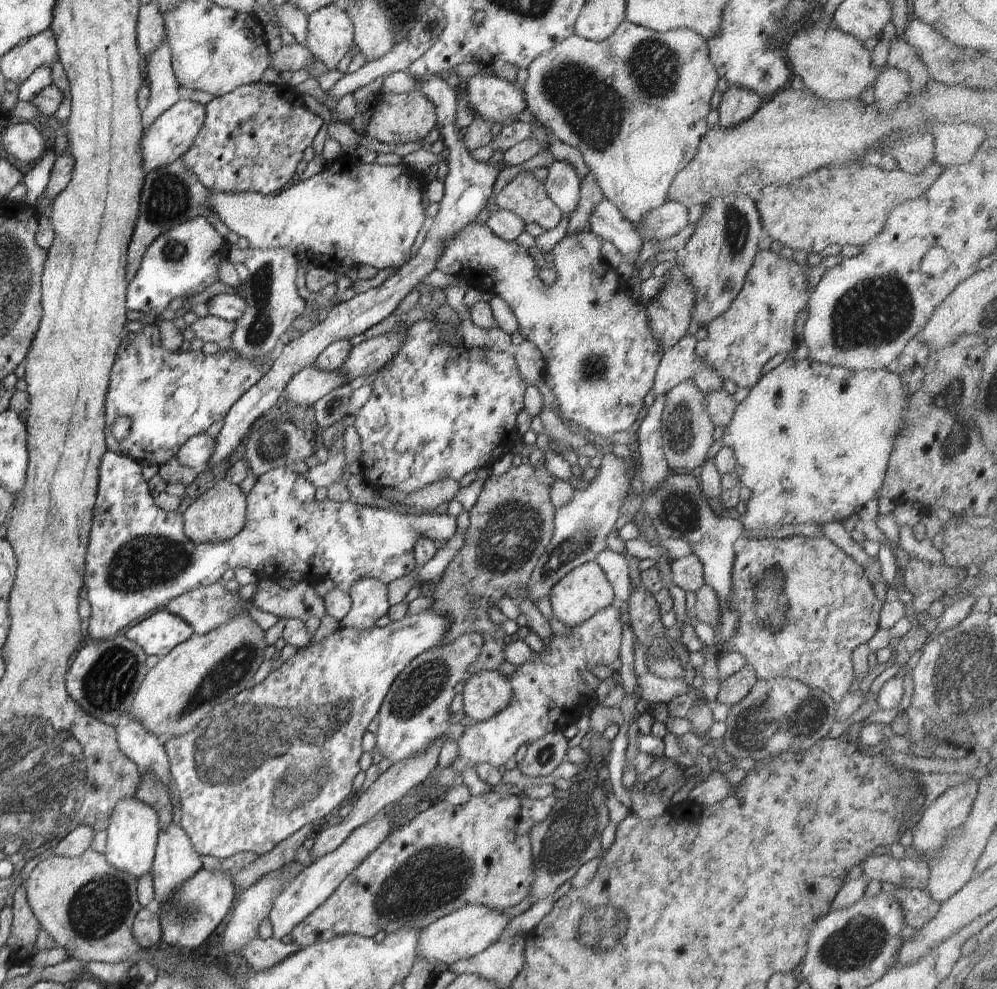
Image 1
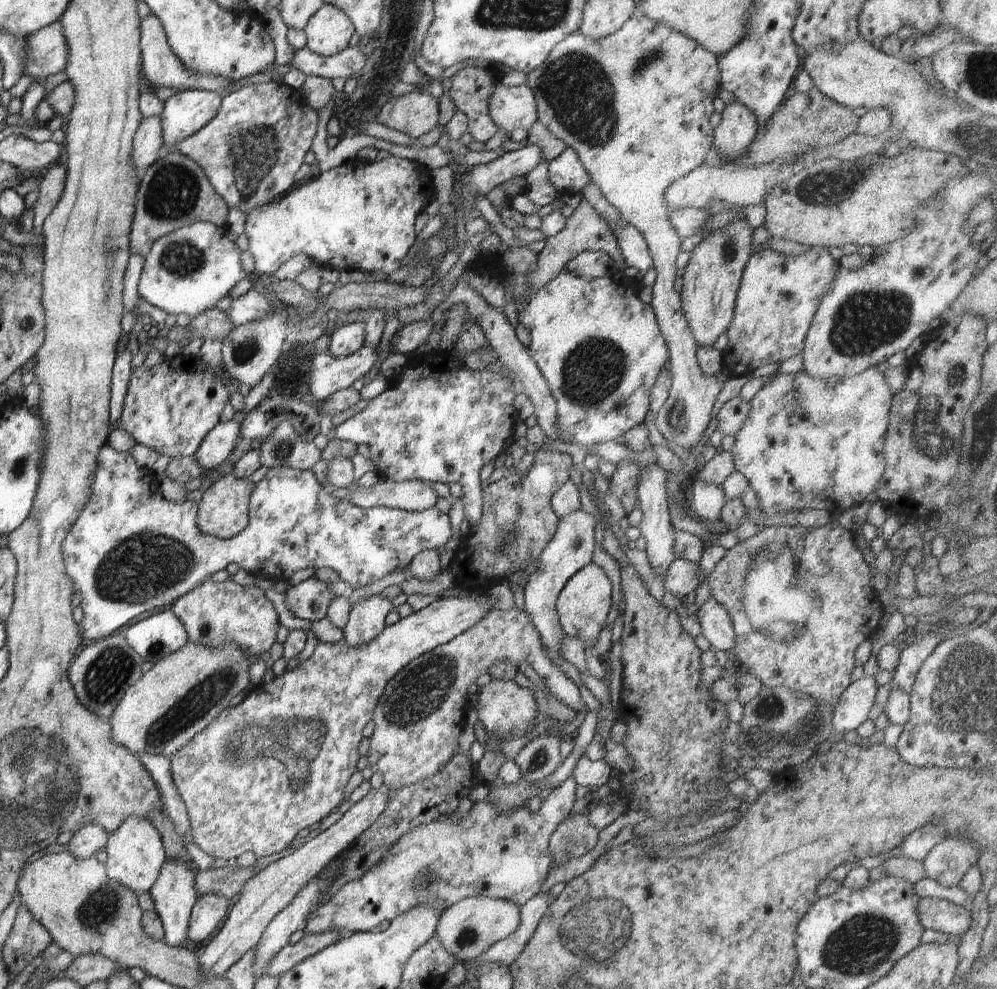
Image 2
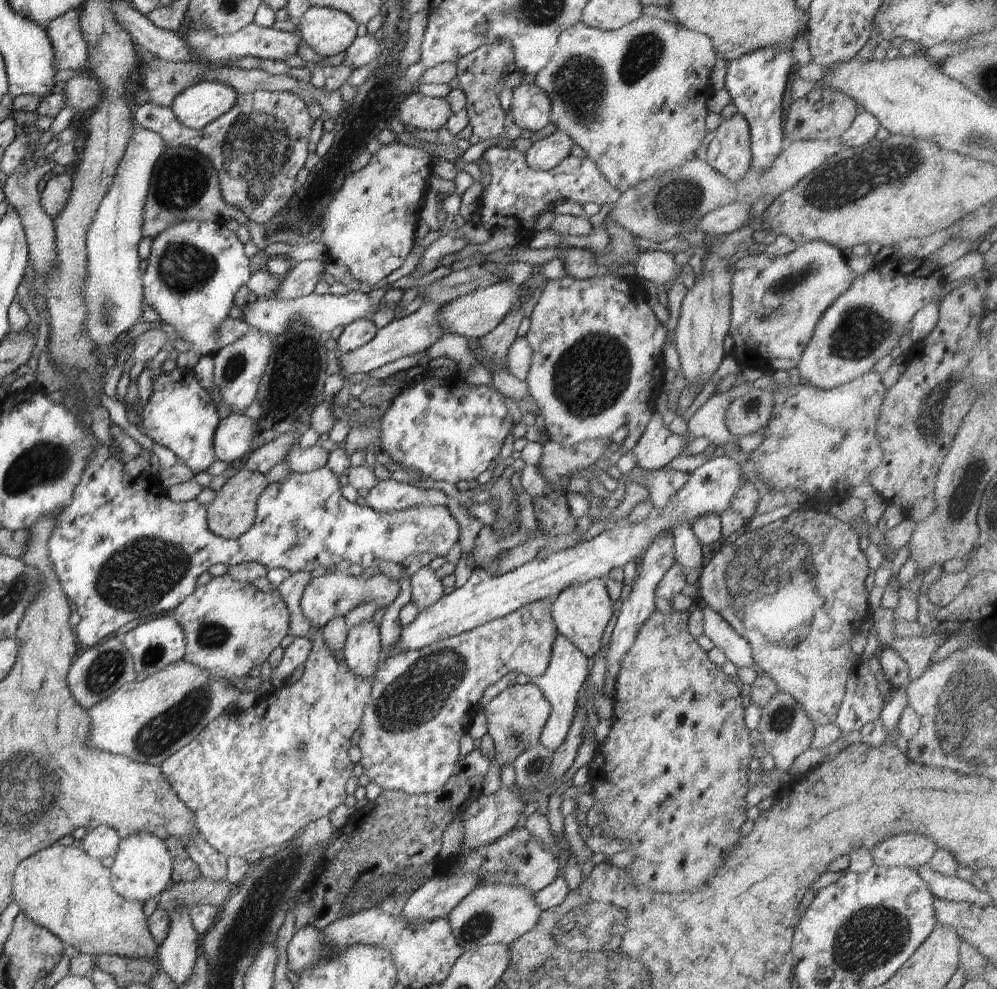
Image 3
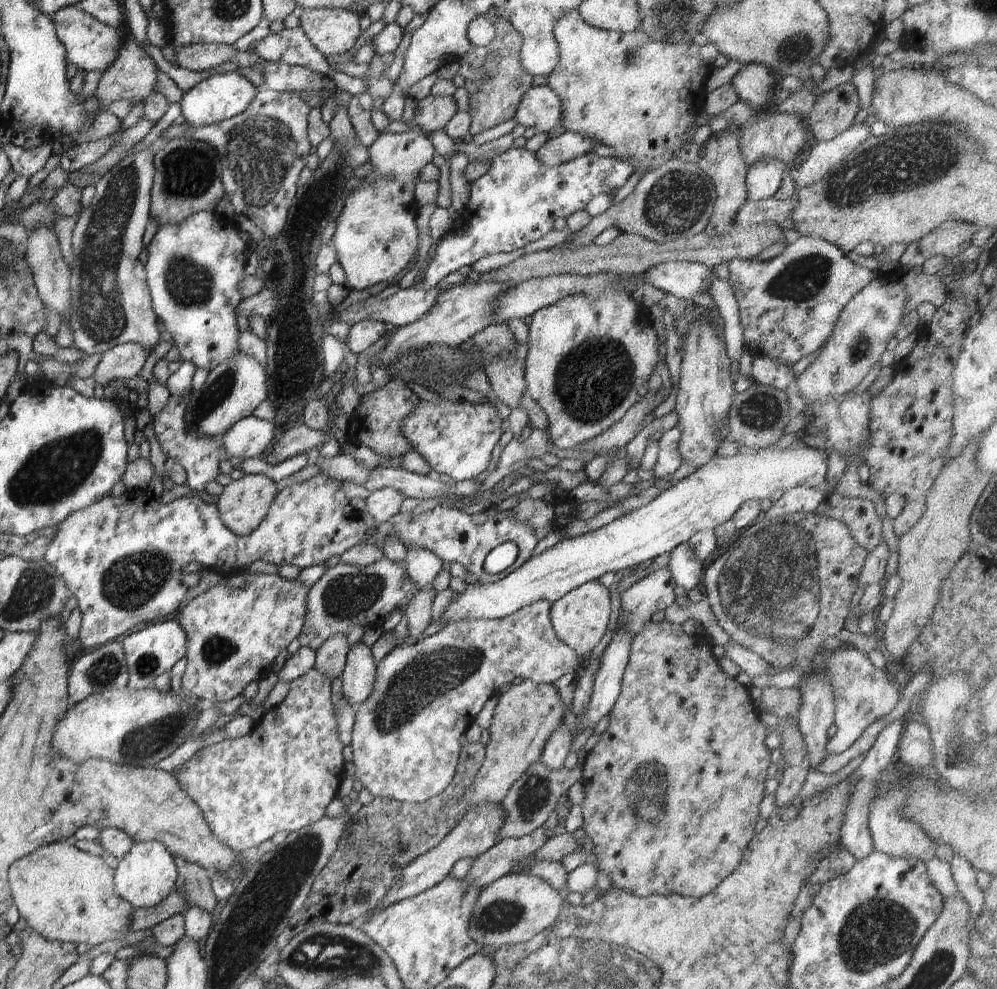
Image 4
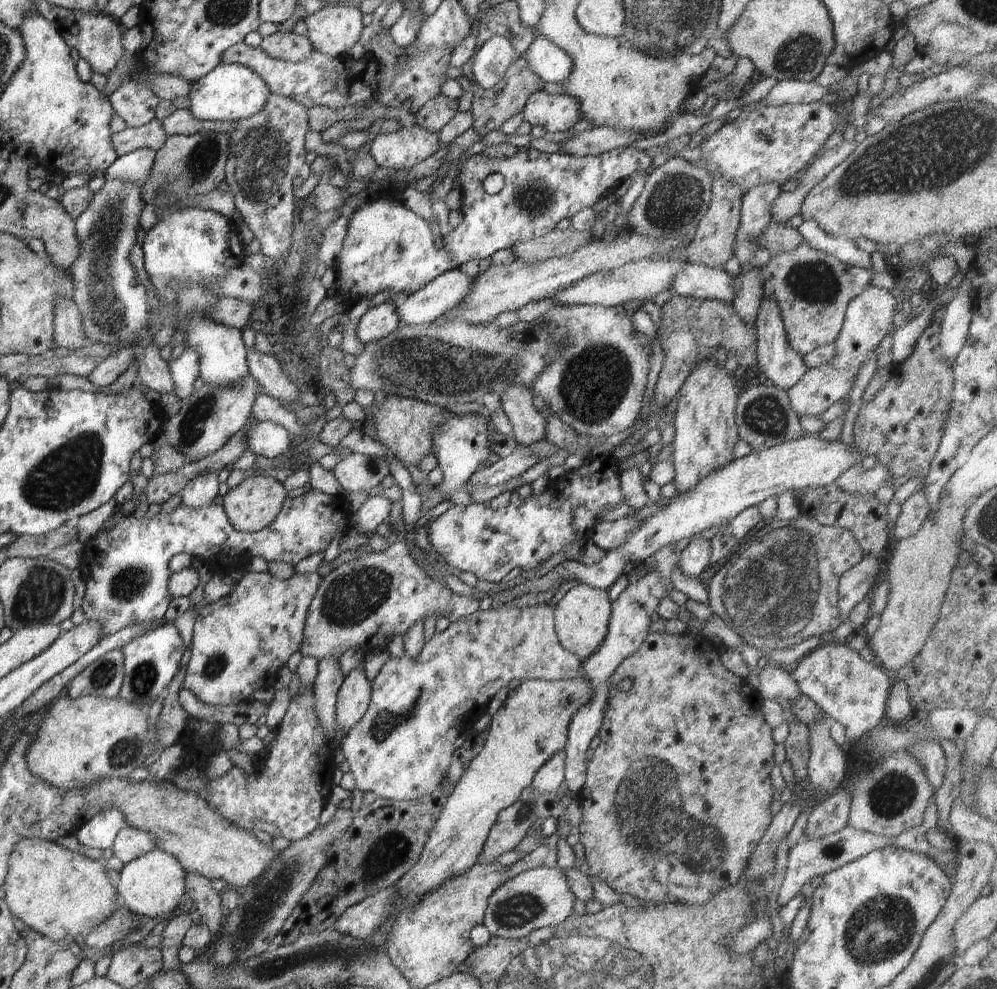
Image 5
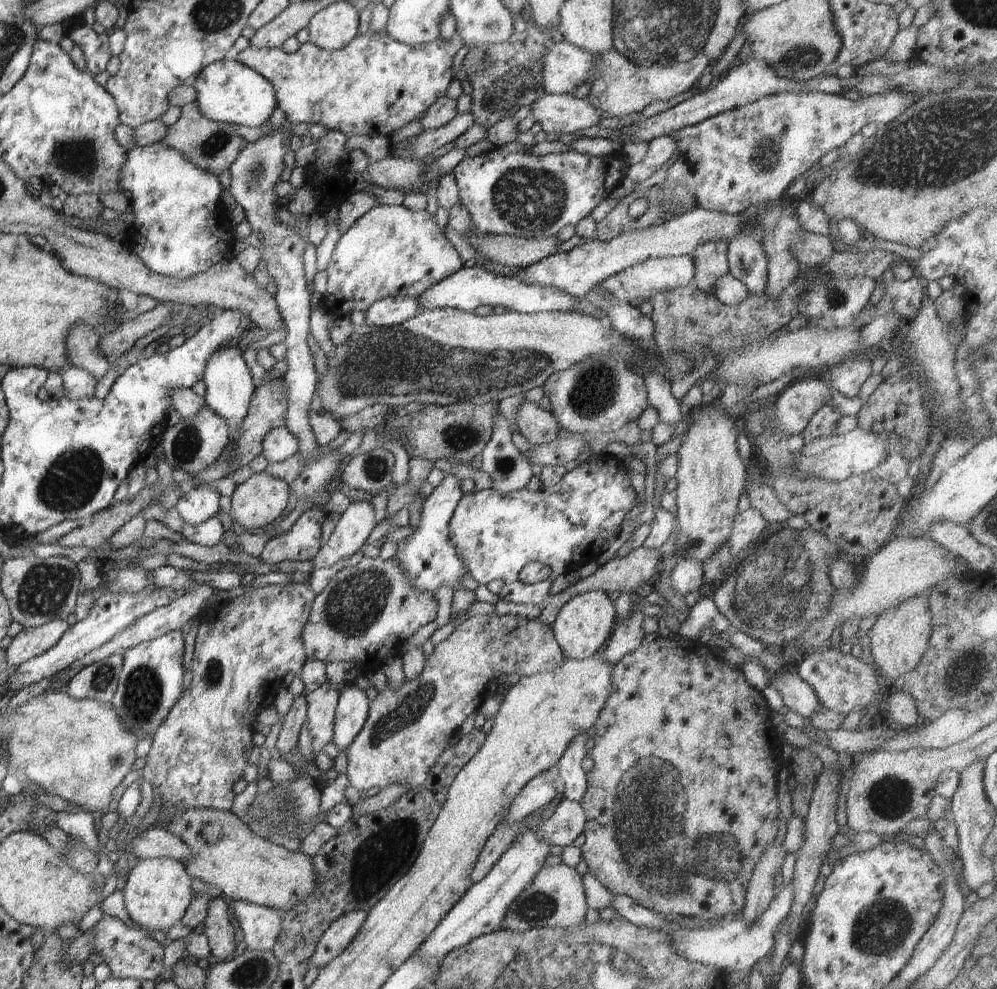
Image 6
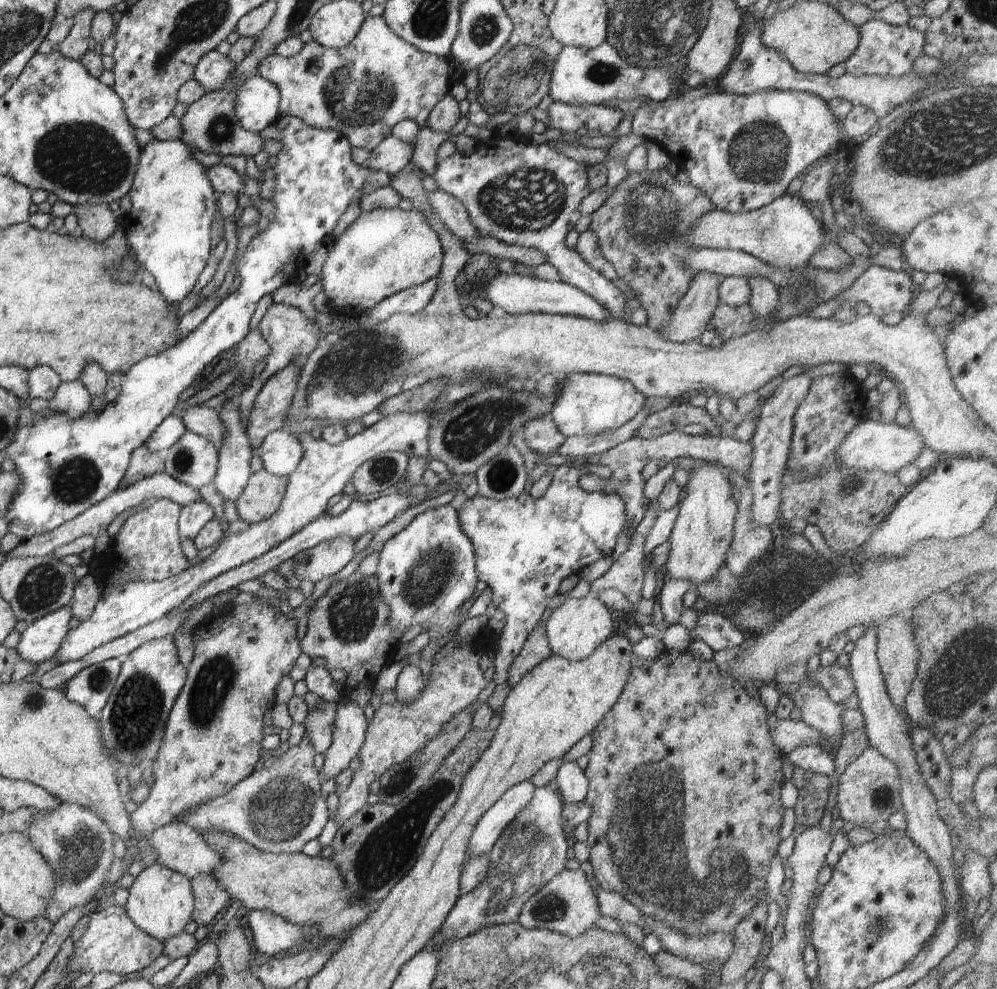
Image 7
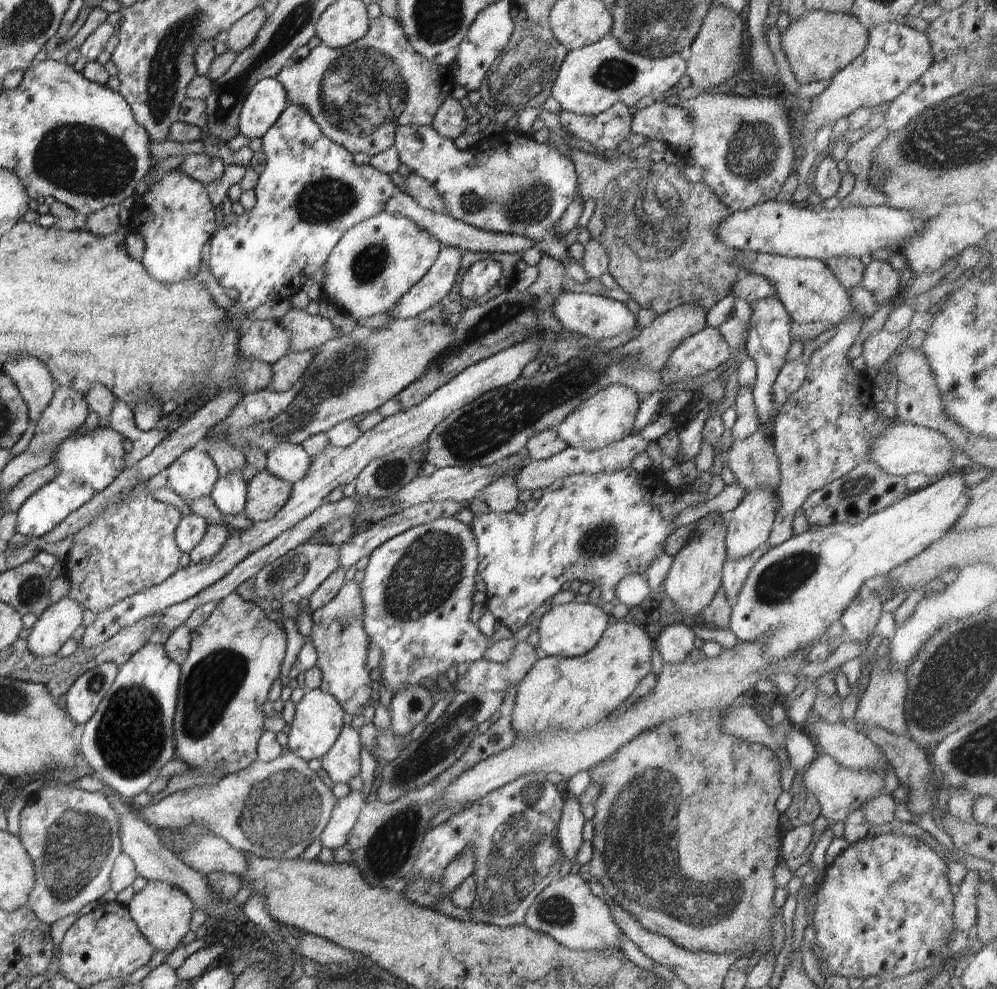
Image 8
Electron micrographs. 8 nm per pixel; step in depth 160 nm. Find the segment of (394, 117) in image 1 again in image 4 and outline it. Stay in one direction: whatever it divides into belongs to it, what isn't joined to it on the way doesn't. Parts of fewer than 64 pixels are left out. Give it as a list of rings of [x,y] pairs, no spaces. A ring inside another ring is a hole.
[[[427,93],[427,96],[415,100],[416,107],[412,123],[422,128],[426,133],[444,128],[447,122],[458,111],[454,97],[437,97]]]

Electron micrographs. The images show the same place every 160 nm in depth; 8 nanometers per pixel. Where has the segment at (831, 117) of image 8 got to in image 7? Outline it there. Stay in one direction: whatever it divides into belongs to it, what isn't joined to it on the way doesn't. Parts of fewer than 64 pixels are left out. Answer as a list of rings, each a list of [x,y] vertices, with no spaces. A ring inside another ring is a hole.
[[[871,18],[856,27],[859,43],[856,50],[843,62],[846,73],[861,77],[864,75],[892,75],[899,77],[912,69],[914,60],[923,54],[925,36],[908,25],[891,25],[883,20]]]

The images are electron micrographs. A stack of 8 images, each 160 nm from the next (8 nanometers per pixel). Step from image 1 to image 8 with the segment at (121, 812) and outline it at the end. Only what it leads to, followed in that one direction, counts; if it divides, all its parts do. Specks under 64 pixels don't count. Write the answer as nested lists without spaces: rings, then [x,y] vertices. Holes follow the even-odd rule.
[[[148,881],[142,890],[134,893],[128,908],[138,930],[153,944],[155,952],[172,952],[190,931],[190,918],[196,906],[180,888],[162,881]]]

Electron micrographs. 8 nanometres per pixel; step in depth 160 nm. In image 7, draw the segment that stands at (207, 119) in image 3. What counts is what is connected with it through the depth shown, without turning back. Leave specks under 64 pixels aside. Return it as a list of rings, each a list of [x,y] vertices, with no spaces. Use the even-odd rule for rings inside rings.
[[[216,49],[207,52],[194,69],[196,79],[209,93],[221,90],[235,75],[237,64]],[[254,75],[237,86],[234,112],[239,125],[250,133],[259,133],[280,117],[278,88],[263,76]]]

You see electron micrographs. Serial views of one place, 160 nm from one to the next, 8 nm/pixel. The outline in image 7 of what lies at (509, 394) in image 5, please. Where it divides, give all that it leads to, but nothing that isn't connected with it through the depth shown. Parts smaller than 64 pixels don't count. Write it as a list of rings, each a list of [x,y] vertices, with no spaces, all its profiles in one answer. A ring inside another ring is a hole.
[[[551,413],[530,419],[520,430],[530,450],[549,457],[562,446],[565,436],[558,430]]]

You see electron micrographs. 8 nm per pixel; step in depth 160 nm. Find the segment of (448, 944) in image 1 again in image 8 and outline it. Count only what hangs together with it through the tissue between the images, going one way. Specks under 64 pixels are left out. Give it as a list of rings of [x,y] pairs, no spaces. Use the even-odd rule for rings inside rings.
[[[569,873],[553,880],[527,910],[525,925],[532,930],[549,934],[566,948],[577,951],[621,950],[620,933],[608,906],[608,899],[590,891],[588,882],[579,873]]]

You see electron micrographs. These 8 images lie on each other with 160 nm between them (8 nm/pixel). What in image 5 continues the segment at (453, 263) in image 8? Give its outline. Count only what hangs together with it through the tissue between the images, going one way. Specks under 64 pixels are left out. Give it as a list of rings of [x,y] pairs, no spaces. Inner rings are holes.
[[[391,300],[368,309],[357,324],[356,334],[359,341],[366,345],[380,340],[399,328],[399,318]]]

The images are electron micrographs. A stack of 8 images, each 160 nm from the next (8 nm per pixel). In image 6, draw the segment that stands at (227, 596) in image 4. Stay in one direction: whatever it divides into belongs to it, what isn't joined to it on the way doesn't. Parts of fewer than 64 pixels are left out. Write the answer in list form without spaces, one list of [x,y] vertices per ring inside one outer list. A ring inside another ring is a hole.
[[[306,582],[271,584],[259,587],[245,586],[244,594],[234,597],[226,610],[210,622],[198,622],[198,633],[192,659],[192,681],[184,694],[174,703],[163,723],[158,727],[143,768],[142,778],[148,781],[162,798],[158,824],[167,821],[178,811],[187,808],[211,808],[230,811],[234,794],[232,786],[243,775],[248,750],[252,744],[253,722],[248,728],[249,714],[258,716],[276,700],[277,691],[288,672],[298,675],[306,661],[302,631],[309,622],[310,607],[315,593]]]

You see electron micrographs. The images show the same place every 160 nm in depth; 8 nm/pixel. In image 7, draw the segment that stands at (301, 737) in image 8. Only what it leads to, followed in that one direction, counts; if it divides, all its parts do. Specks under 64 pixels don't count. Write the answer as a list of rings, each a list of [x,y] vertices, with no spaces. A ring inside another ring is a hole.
[[[321,700],[316,709],[311,713],[308,712],[307,719],[303,724],[304,735],[308,735],[318,754],[325,755],[330,748],[337,706],[337,703]]]

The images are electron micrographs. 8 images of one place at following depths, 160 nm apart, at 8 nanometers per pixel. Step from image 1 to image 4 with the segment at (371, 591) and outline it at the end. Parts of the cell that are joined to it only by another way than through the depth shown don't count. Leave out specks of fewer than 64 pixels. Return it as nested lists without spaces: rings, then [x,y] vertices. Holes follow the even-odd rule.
[[[363,641],[349,646],[347,662],[343,670],[343,696],[351,705],[364,702],[373,689],[376,662],[371,648]]]

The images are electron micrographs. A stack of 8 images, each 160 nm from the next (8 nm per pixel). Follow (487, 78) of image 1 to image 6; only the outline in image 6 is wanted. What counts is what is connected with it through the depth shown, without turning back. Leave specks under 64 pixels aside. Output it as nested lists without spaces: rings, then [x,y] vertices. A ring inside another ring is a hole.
[[[548,92],[531,104],[530,116],[550,137],[572,134],[602,119],[588,99],[574,97],[571,93]]]

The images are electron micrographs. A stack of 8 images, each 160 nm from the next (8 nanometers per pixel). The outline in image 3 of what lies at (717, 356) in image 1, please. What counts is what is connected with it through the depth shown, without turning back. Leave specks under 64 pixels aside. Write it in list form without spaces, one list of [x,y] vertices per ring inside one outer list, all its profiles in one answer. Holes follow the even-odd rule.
[[[820,240],[804,242],[794,252],[777,258],[769,258],[767,253],[751,254],[738,260],[732,267],[731,283],[731,326],[730,336],[734,339],[732,357],[743,368],[756,366],[770,374],[790,371],[798,367],[799,359],[806,351],[816,324],[824,312],[832,307],[838,296],[854,284],[858,276],[850,266],[843,252]]]

